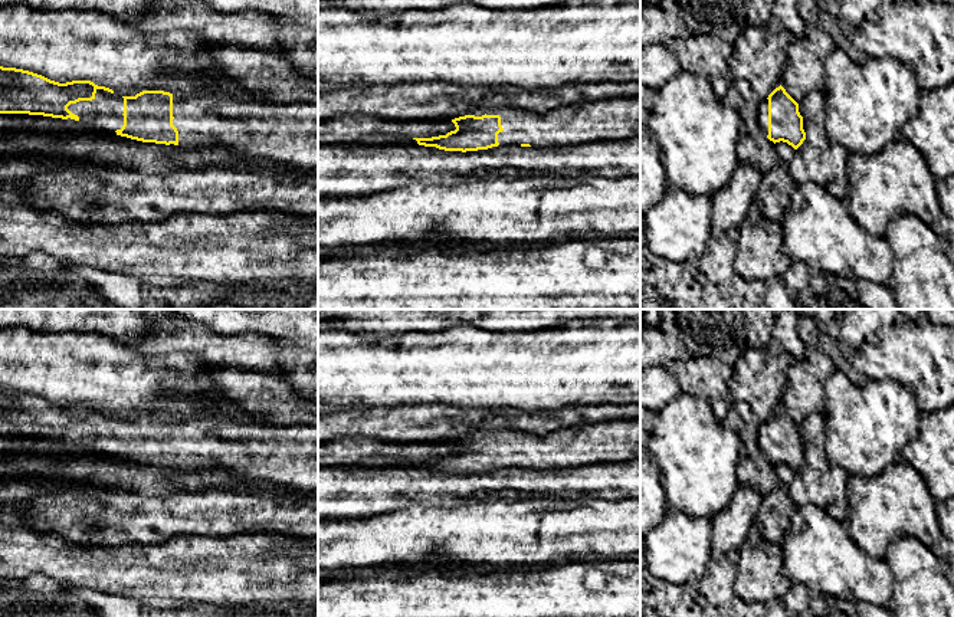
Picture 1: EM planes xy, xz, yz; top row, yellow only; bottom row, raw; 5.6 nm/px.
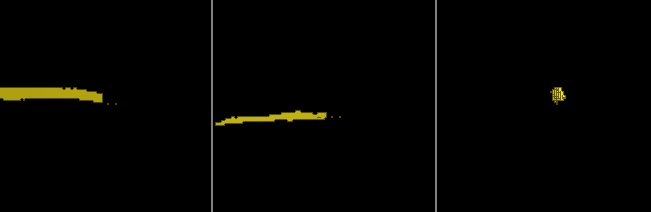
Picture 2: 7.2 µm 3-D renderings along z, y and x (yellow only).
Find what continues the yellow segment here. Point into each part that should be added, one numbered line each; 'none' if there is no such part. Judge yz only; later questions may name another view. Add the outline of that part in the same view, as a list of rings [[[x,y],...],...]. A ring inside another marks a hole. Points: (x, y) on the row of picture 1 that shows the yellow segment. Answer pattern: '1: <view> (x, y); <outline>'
1: yz (763, 105); [[[764,98],[757,105],[760,128],[764,132],[764,135],[768,135],[768,99]]]

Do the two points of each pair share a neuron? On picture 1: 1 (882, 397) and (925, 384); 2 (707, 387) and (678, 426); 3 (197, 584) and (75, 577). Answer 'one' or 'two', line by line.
1: two
2: two
3: one

